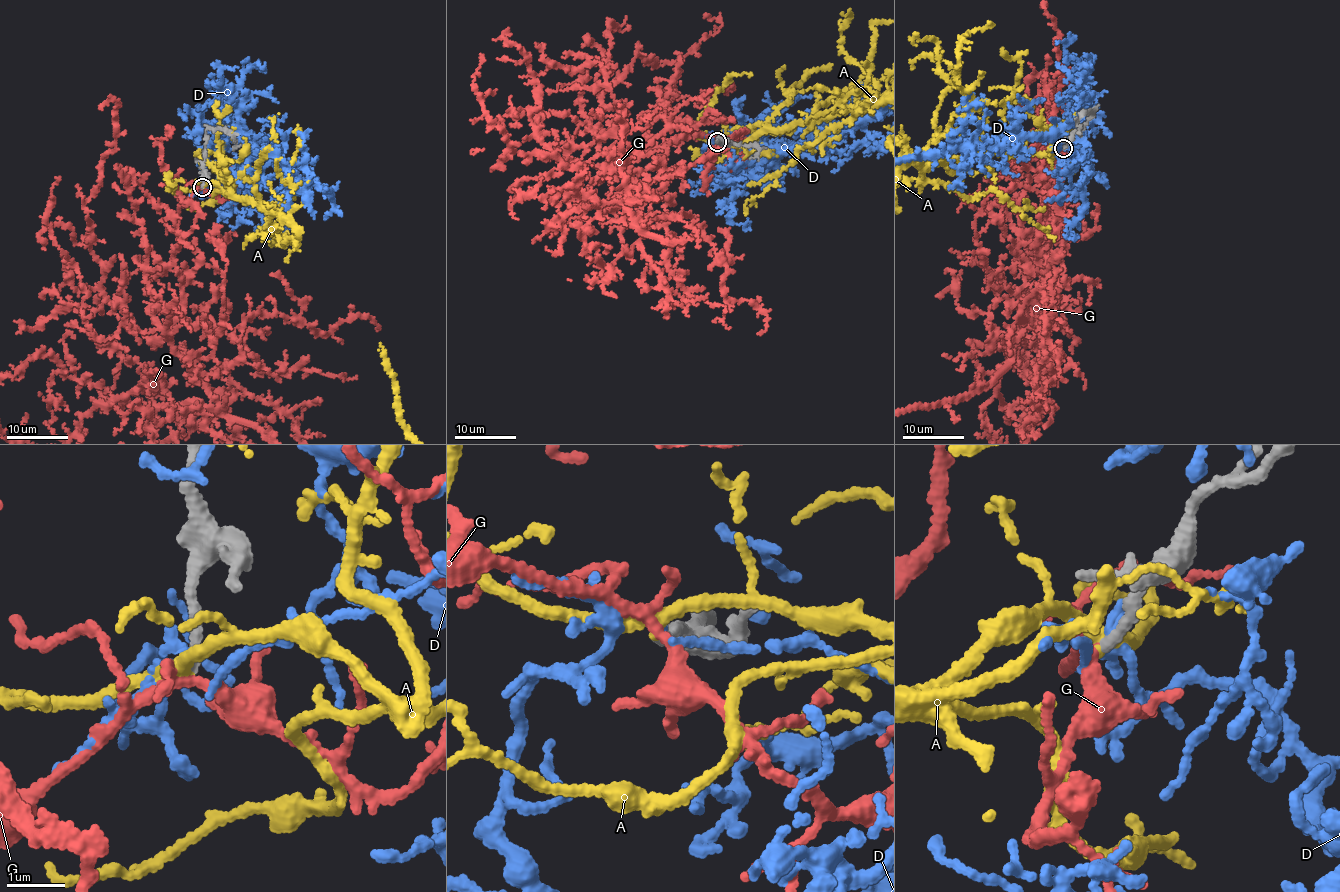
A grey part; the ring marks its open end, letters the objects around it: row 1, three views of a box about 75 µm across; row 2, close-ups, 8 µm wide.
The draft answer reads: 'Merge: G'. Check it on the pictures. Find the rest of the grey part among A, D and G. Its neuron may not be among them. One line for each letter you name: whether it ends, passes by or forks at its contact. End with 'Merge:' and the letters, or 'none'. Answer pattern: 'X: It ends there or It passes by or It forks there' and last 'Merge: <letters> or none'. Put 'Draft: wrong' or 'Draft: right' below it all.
G: It forks there
Merge: G
Draft: right

